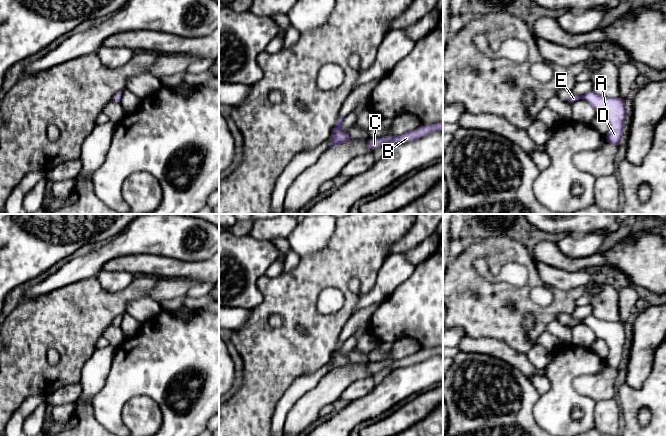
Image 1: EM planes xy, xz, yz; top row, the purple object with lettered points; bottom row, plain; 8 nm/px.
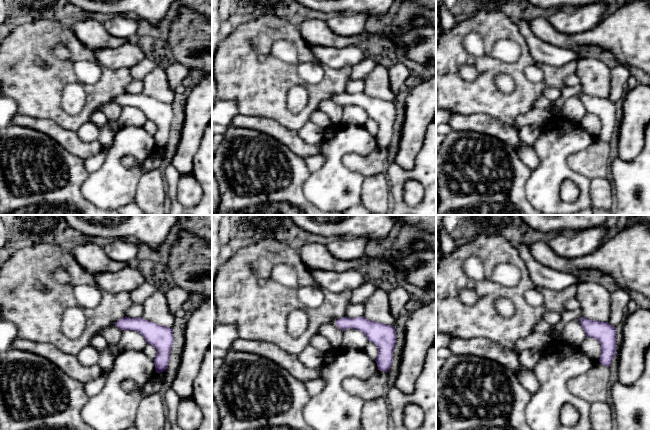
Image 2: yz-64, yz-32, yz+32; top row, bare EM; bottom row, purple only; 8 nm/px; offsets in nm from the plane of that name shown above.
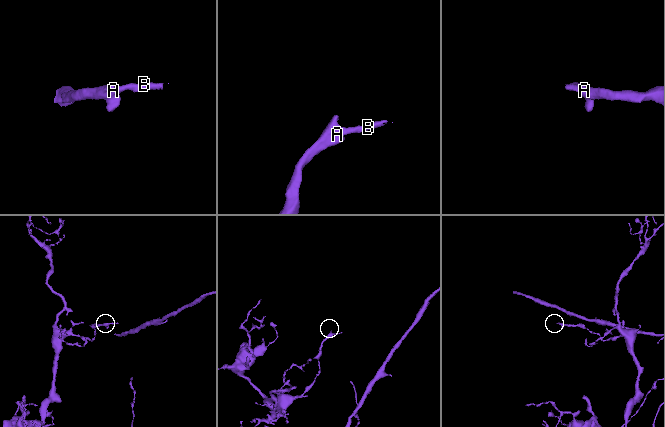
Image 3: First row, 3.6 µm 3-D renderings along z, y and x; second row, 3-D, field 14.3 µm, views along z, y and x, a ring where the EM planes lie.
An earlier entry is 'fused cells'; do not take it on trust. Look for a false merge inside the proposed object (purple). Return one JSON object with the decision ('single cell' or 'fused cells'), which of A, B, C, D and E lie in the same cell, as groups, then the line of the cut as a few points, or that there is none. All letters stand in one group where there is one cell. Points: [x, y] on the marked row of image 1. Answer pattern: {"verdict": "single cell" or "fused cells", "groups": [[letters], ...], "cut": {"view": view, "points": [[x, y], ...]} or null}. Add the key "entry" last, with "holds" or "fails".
{"verdict": "single cell", "groups": [["A", "B", "C", "D", "E"]], "cut": null, "entry": "fails"}

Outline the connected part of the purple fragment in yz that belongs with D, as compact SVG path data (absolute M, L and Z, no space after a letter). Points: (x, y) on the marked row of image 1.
M589 91L582 96L576 96L568 92L566 100L568 103L582 99L589 103L597 114L602 115L608 122L608 132L606 139L608 142L618 146L623 133L625 123L625 103L623 99L605 97Z

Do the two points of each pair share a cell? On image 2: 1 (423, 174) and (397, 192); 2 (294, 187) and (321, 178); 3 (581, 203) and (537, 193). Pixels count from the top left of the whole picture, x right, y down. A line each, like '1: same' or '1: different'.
1: same
2: different
3: same

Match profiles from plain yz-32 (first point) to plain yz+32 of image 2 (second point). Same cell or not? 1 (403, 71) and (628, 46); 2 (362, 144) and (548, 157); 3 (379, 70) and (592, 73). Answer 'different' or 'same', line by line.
1: different
2: same
3: same

